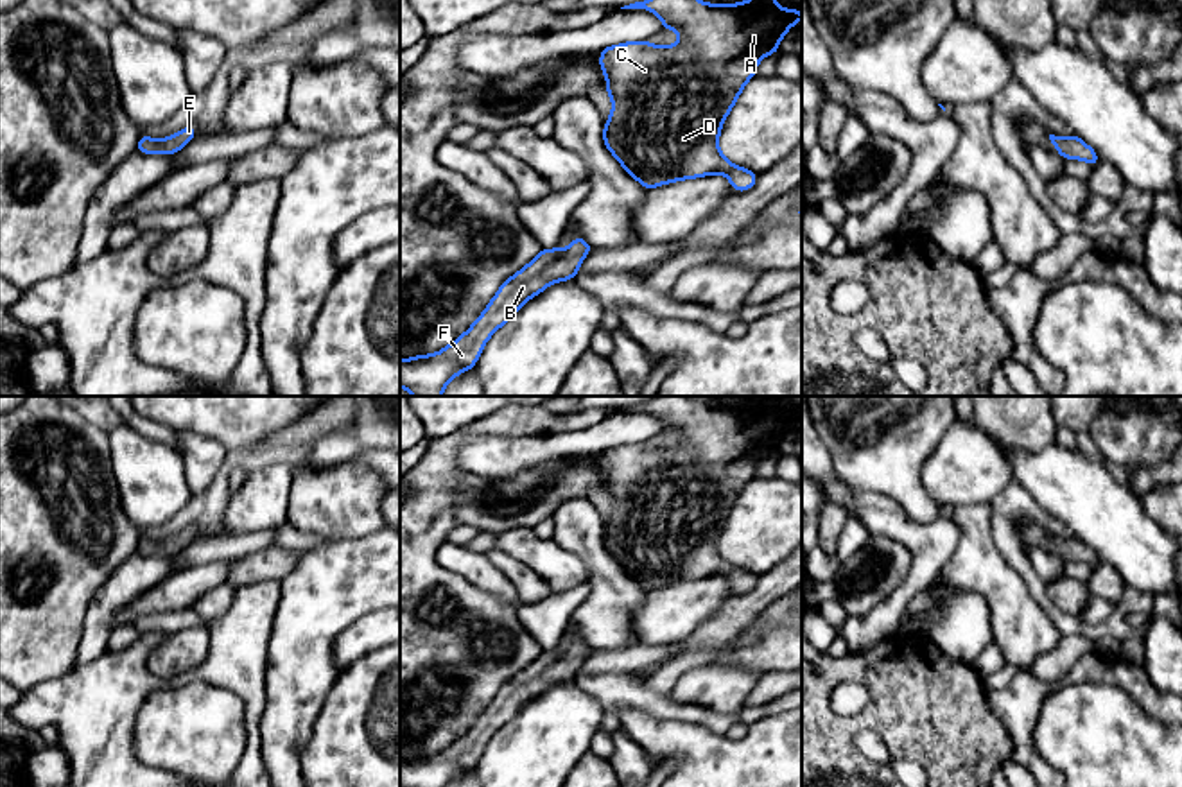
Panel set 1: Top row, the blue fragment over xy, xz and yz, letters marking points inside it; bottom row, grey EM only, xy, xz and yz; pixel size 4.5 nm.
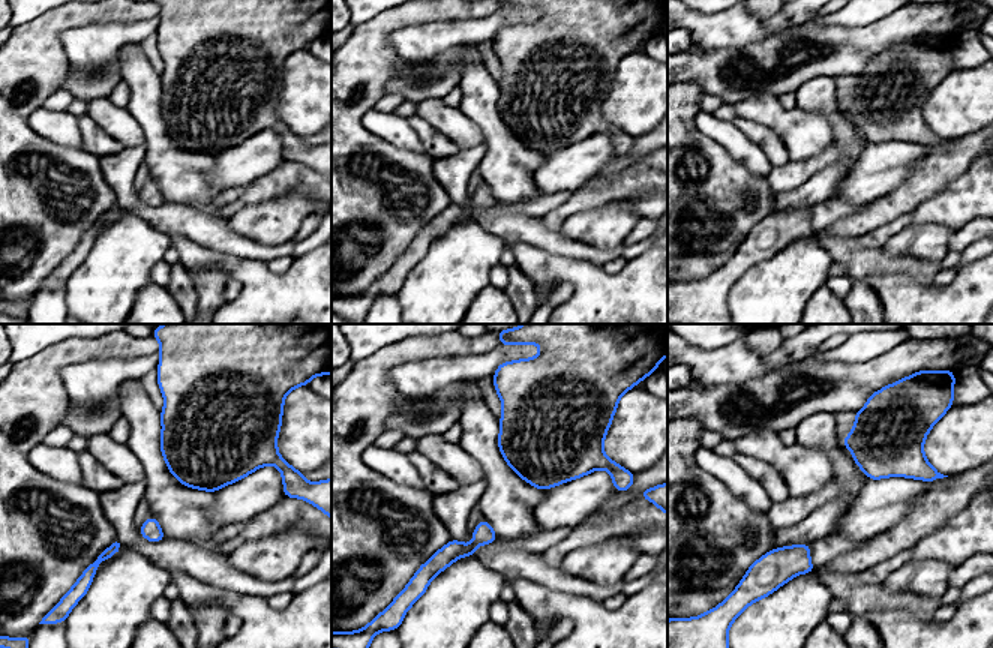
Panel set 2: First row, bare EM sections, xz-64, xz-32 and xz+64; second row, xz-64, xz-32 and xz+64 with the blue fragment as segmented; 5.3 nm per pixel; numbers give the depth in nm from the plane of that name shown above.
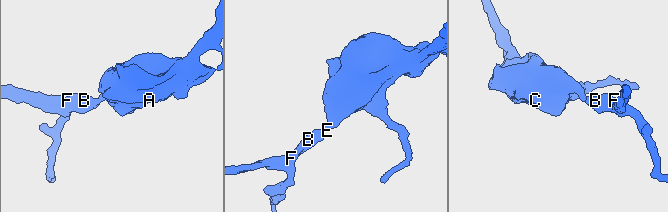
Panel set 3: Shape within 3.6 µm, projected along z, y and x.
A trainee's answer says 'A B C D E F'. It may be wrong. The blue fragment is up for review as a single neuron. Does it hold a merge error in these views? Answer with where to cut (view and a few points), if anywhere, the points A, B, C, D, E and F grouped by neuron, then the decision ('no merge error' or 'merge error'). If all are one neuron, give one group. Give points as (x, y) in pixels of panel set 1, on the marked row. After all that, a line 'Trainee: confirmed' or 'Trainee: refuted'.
no cut; A B C D E F; no merge error
Trainee: confirmed

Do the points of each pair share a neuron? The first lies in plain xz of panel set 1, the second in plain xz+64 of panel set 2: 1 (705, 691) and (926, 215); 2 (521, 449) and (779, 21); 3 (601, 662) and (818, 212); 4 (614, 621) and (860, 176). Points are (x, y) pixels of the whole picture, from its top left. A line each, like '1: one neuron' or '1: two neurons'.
1: two neurons
2: two neurons
3: one neuron
4: two neurons

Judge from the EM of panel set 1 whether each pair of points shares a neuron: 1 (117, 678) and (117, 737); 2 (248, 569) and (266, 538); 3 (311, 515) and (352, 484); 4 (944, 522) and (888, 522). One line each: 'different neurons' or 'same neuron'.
1: same neuron
2: different neurons
3: same neuron
4: same neuron

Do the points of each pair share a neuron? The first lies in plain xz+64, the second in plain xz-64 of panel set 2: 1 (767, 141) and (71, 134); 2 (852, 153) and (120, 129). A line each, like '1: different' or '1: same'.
1: different
2: different

